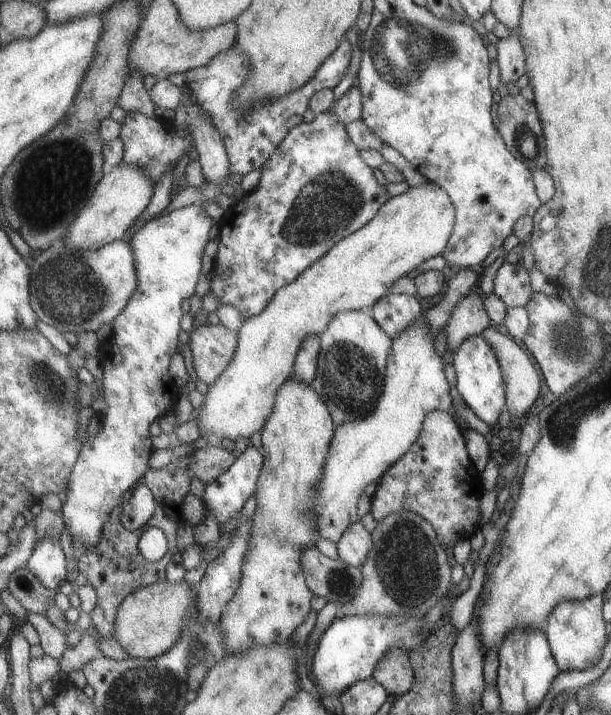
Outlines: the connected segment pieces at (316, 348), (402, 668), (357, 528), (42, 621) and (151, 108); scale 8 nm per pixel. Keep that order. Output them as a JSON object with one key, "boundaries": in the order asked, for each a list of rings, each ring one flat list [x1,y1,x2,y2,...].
{"boundaries":[[[307,334,303,338,303,344,299,348,297,354,297,362,295,362,295,372,297,378,303,382,315,382,317,370,319,370,319,358,321,358,321,348,323,348,323,340,321,334]],[[389,650,385,658,379,662,373,678,385,686,389,696,403,696,409,694,411,686,411,668,407,654,403,650]],[[361,520,353,522,353,526,349,526,349,530,337,542,339,558,355,568,363,566,371,546,373,546,373,534,361,524]],[[29,612,27,620,29,620,29,624,35,628,35,632,39,636,39,642,41,642,39,646,41,646,43,654,51,656,55,660,61,660,61,656,67,652,67,648,65,648,67,640,65,640,63,632,55,624,51,624,45,614]],[[135,68,129,78,127,78,127,84,121,92,121,98,119,98,119,104,117,104,123,112,139,112,151,120,157,120,155,118,155,104,149,100,149,94,147,90,143,88,143,76,141,72]]]}

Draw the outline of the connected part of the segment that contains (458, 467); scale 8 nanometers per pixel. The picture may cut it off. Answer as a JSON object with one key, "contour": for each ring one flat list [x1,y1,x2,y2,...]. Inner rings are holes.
{"contour":[[429,412,429,416,425,418,421,436,417,438,417,442,413,442,413,446,409,448,409,454,403,454,401,460,395,462,395,466,389,468,389,472,385,474,385,478,379,482,377,494,371,498,371,516,379,522,383,520,389,512,395,512,399,508,411,510,415,514,419,514,421,518,425,518,433,530,437,532,437,540,441,540,443,544,453,544,459,538,469,536,477,524,477,500,481,494,481,486,479,486,479,478,475,468,469,464,469,458,465,454,465,446,463,446,463,438,457,430,457,422,453,422,453,418,447,416,447,412]]}

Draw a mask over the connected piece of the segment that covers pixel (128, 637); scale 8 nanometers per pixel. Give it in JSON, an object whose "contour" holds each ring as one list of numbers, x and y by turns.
{"contour":[[159,582,147,588,141,588,133,592,125,602,121,604,121,610,117,610,115,618,115,640,123,646,123,652,127,652,129,658,135,660,151,660,161,654,165,654,181,636,183,628,183,616,187,606,193,602,193,592,189,584,171,584,171,582]]}

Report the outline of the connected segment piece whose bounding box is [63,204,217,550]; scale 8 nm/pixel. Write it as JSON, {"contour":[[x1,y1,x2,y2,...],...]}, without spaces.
{"contour":[[185,206,181,210,175,210,171,214,165,214,161,218,151,220,143,230,137,232,133,238,133,248,137,254,137,268,139,268,139,286,125,308,125,312,111,324,115,330,115,340,111,342,115,352,111,364,105,366,105,420,101,426,101,434,95,438,89,438,87,444,81,450,81,458,71,474,71,486,69,486,69,500,63,506,65,524,71,530,73,536,81,538,85,544,85,550,89,546,95,546,101,538,101,532,105,530,105,524,109,522,113,510,125,506,125,492,137,484,137,480,149,470,149,458,153,456,155,448,151,444,151,424,159,422,159,418,167,416,175,410,179,402,179,388,175,382,171,382,169,376,169,364,177,352,177,342,181,340,181,318,183,318,183,302,193,300,193,294,199,284,201,276,201,264,203,264,203,252,205,246,211,240,211,228,217,222,213,216,201,206]]}

